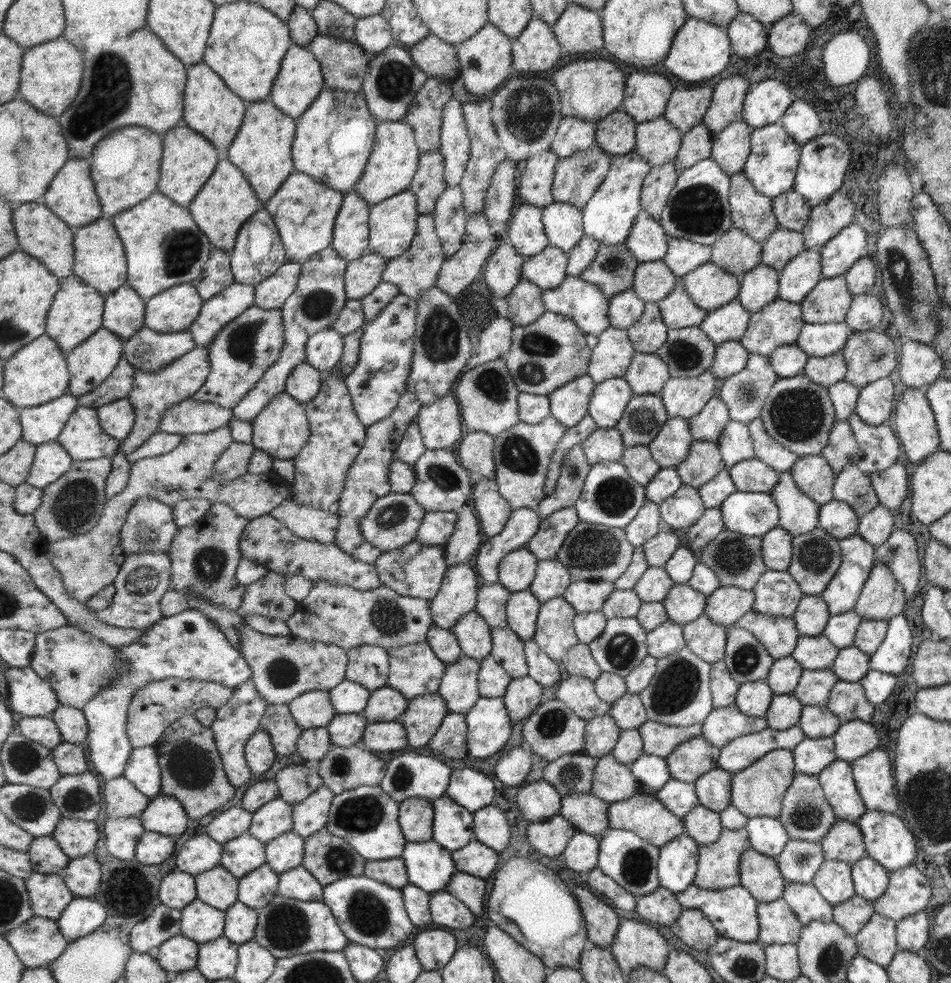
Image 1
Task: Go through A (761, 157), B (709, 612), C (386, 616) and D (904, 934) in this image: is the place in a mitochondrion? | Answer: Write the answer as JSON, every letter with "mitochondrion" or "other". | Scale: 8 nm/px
{"A":"mitochondrion","B":"other","C":"mitochondrion","D":"other"}

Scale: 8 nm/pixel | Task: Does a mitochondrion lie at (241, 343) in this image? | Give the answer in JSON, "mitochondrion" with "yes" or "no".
{"mitochondrion":"yes"}

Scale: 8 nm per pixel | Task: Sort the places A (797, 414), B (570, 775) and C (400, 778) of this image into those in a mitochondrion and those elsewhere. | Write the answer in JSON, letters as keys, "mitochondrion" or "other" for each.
{"A":"mitochondrion","B":"mitochondrion","C":"mitochondrion"}

